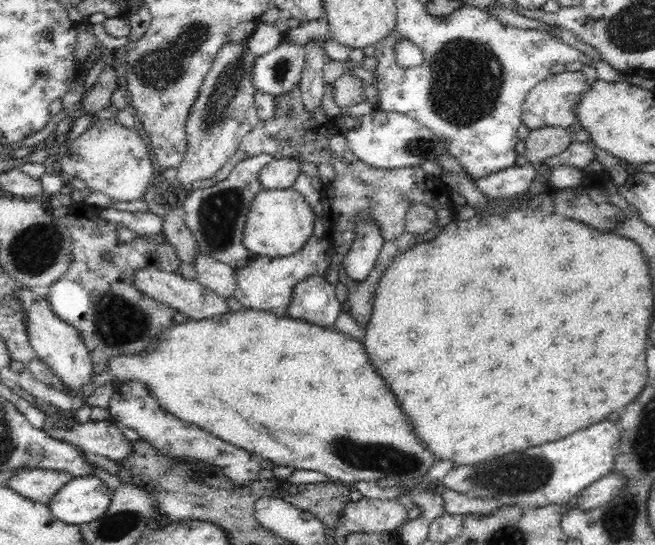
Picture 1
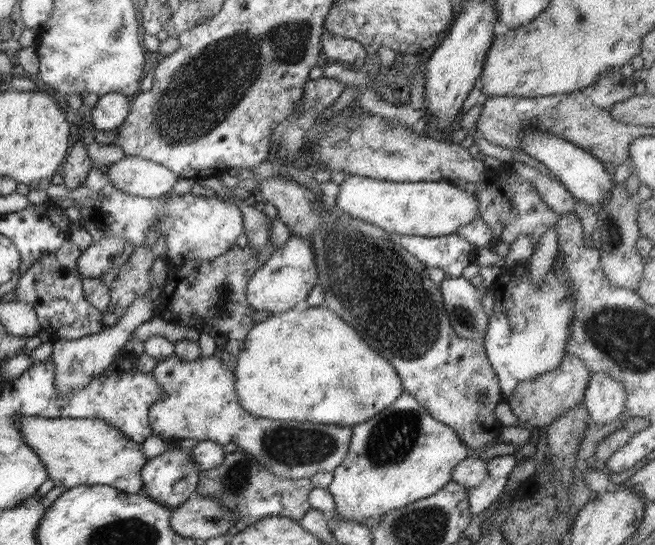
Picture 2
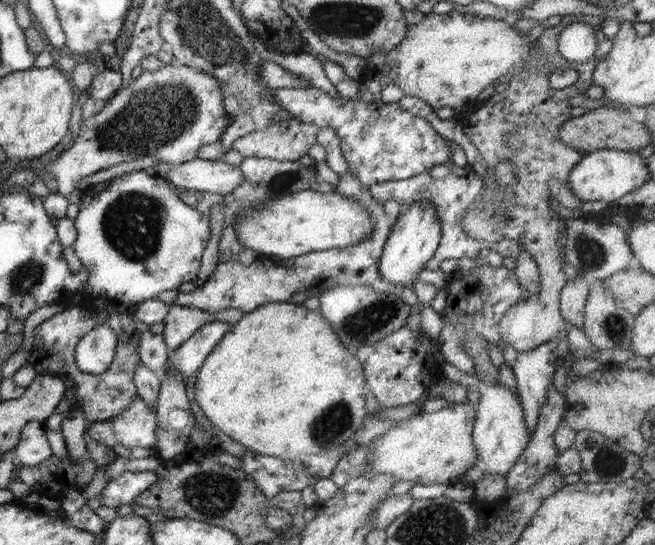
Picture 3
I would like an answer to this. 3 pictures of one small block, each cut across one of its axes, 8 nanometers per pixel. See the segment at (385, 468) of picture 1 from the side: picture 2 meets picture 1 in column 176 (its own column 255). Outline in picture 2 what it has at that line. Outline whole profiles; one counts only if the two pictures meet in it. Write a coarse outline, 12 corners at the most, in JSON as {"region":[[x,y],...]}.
{"region":[[326,306],[273,313],[238,352],[256,418],[353,427],[402,380]]}

